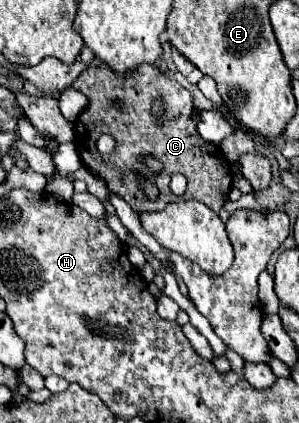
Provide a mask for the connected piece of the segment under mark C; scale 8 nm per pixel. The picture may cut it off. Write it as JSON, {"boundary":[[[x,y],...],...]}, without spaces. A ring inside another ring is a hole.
{"boundary":[[[100,65],[84,69],[72,87],[88,97],[88,107],[74,121],[74,145],[80,153],[84,167],[100,179],[104,179],[108,189],[114,195],[122,197],[136,213],[154,213],[158,209],[164,209],[170,201],[176,201],[176,197],[168,193],[172,173],[184,173],[188,179],[188,189],[180,199],[202,201],[214,213],[220,213],[224,209],[224,203],[230,201],[232,189],[230,165],[216,145],[206,143],[202,141],[202,137],[198,137],[198,113],[202,111],[194,105],[192,95],[178,81],[164,77],[164,73],[154,65],[142,65],[126,77],[118,77],[106,65]],[[116,99],[124,103],[122,109],[116,109],[112,105]],[[154,99],[162,99],[166,103],[166,121],[162,127],[158,127],[150,115]],[[102,133],[108,133],[116,139],[116,151],[110,155],[102,155],[96,149],[96,141]],[[148,157],[158,159],[164,165],[164,169],[160,173],[150,171],[150,167],[144,163]],[[134,169],[154,179],[154,183],[160,189],[158,201],[150,203],[142,195],[132,175]]]}

